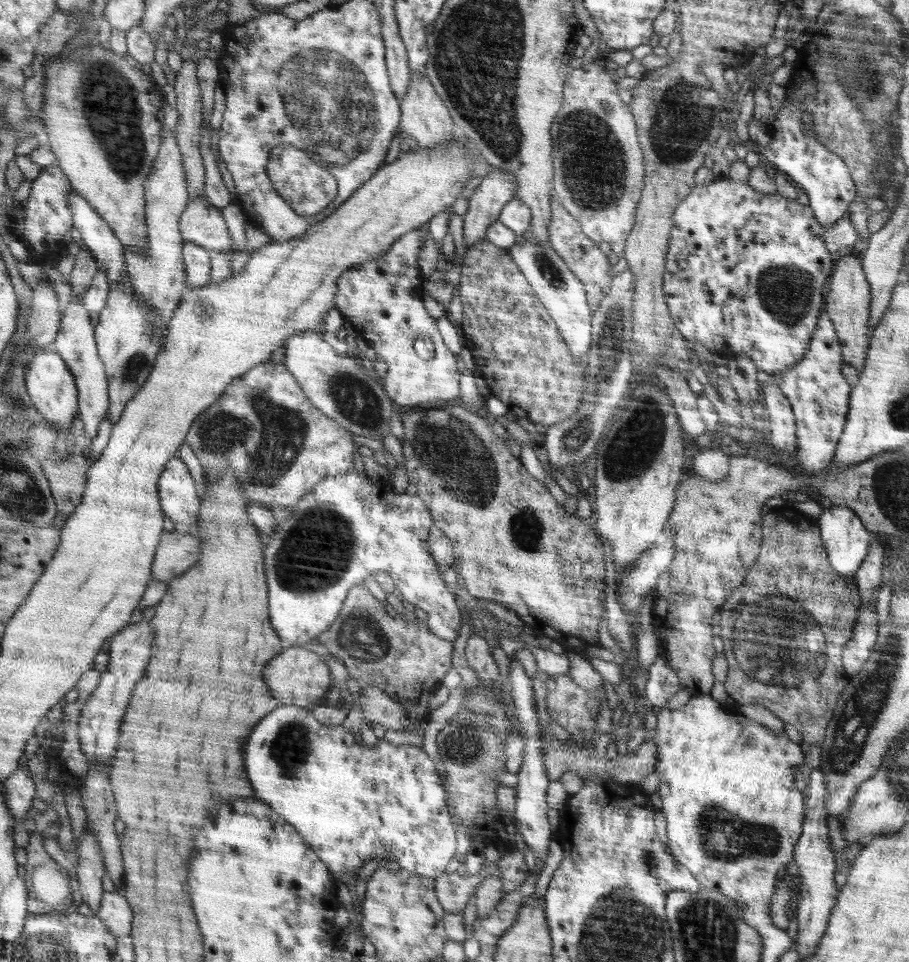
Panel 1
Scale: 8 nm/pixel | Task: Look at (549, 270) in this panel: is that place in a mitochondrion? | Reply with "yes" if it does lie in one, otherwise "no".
yes

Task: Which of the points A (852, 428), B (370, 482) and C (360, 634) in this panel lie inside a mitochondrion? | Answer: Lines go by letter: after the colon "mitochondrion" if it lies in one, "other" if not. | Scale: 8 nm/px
A: other
B: other
C: mitochondrion

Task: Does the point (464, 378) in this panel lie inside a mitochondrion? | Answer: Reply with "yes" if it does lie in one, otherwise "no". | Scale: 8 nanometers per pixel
no

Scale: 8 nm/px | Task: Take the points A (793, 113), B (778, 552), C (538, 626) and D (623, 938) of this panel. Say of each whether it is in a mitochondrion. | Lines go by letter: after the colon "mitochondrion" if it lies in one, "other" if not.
A: other
B: other
C: other
D: mitochondrion

